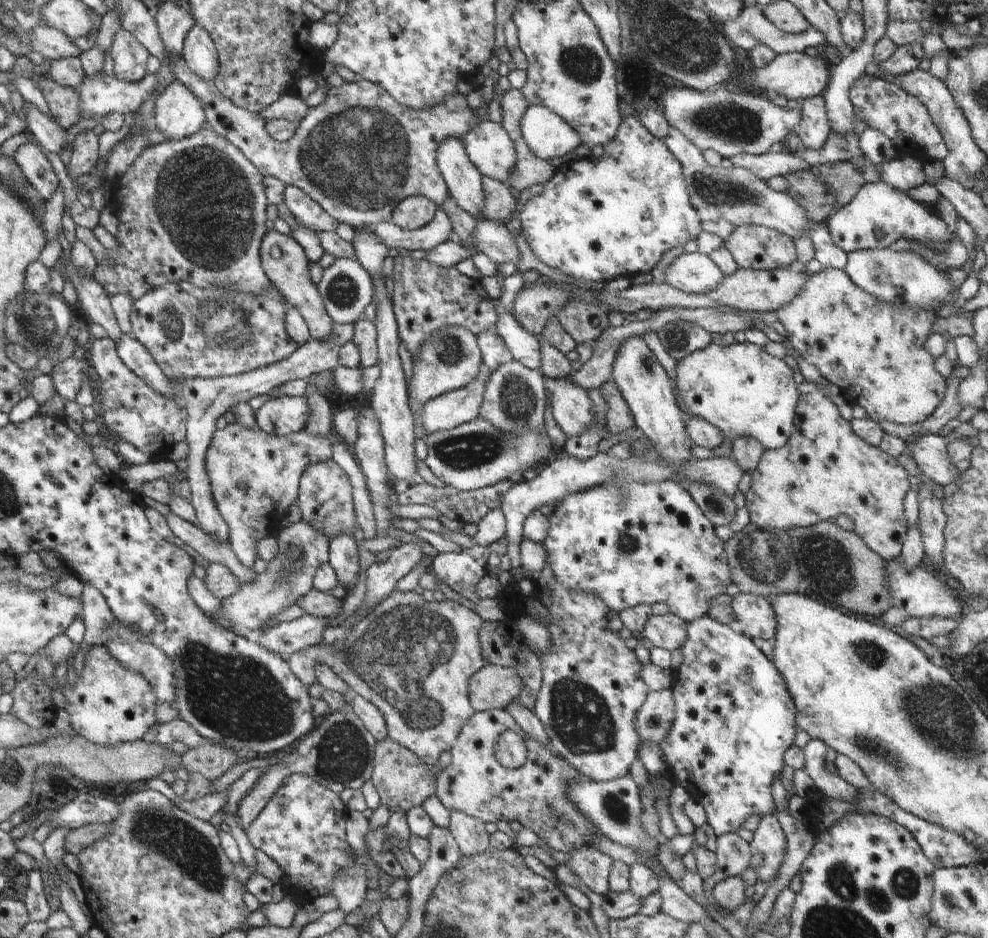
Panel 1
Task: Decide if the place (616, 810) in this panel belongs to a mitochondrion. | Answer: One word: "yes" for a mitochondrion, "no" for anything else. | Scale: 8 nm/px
yes

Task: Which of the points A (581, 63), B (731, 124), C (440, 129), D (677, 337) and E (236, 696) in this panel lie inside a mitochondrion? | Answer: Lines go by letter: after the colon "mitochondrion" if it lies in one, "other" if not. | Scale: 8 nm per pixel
A: mitochondrion
B: mitochondrion
C: other
D: mitochondrion
E: mitochondrion

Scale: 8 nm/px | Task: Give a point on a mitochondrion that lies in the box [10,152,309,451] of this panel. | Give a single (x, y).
(228, 333)

